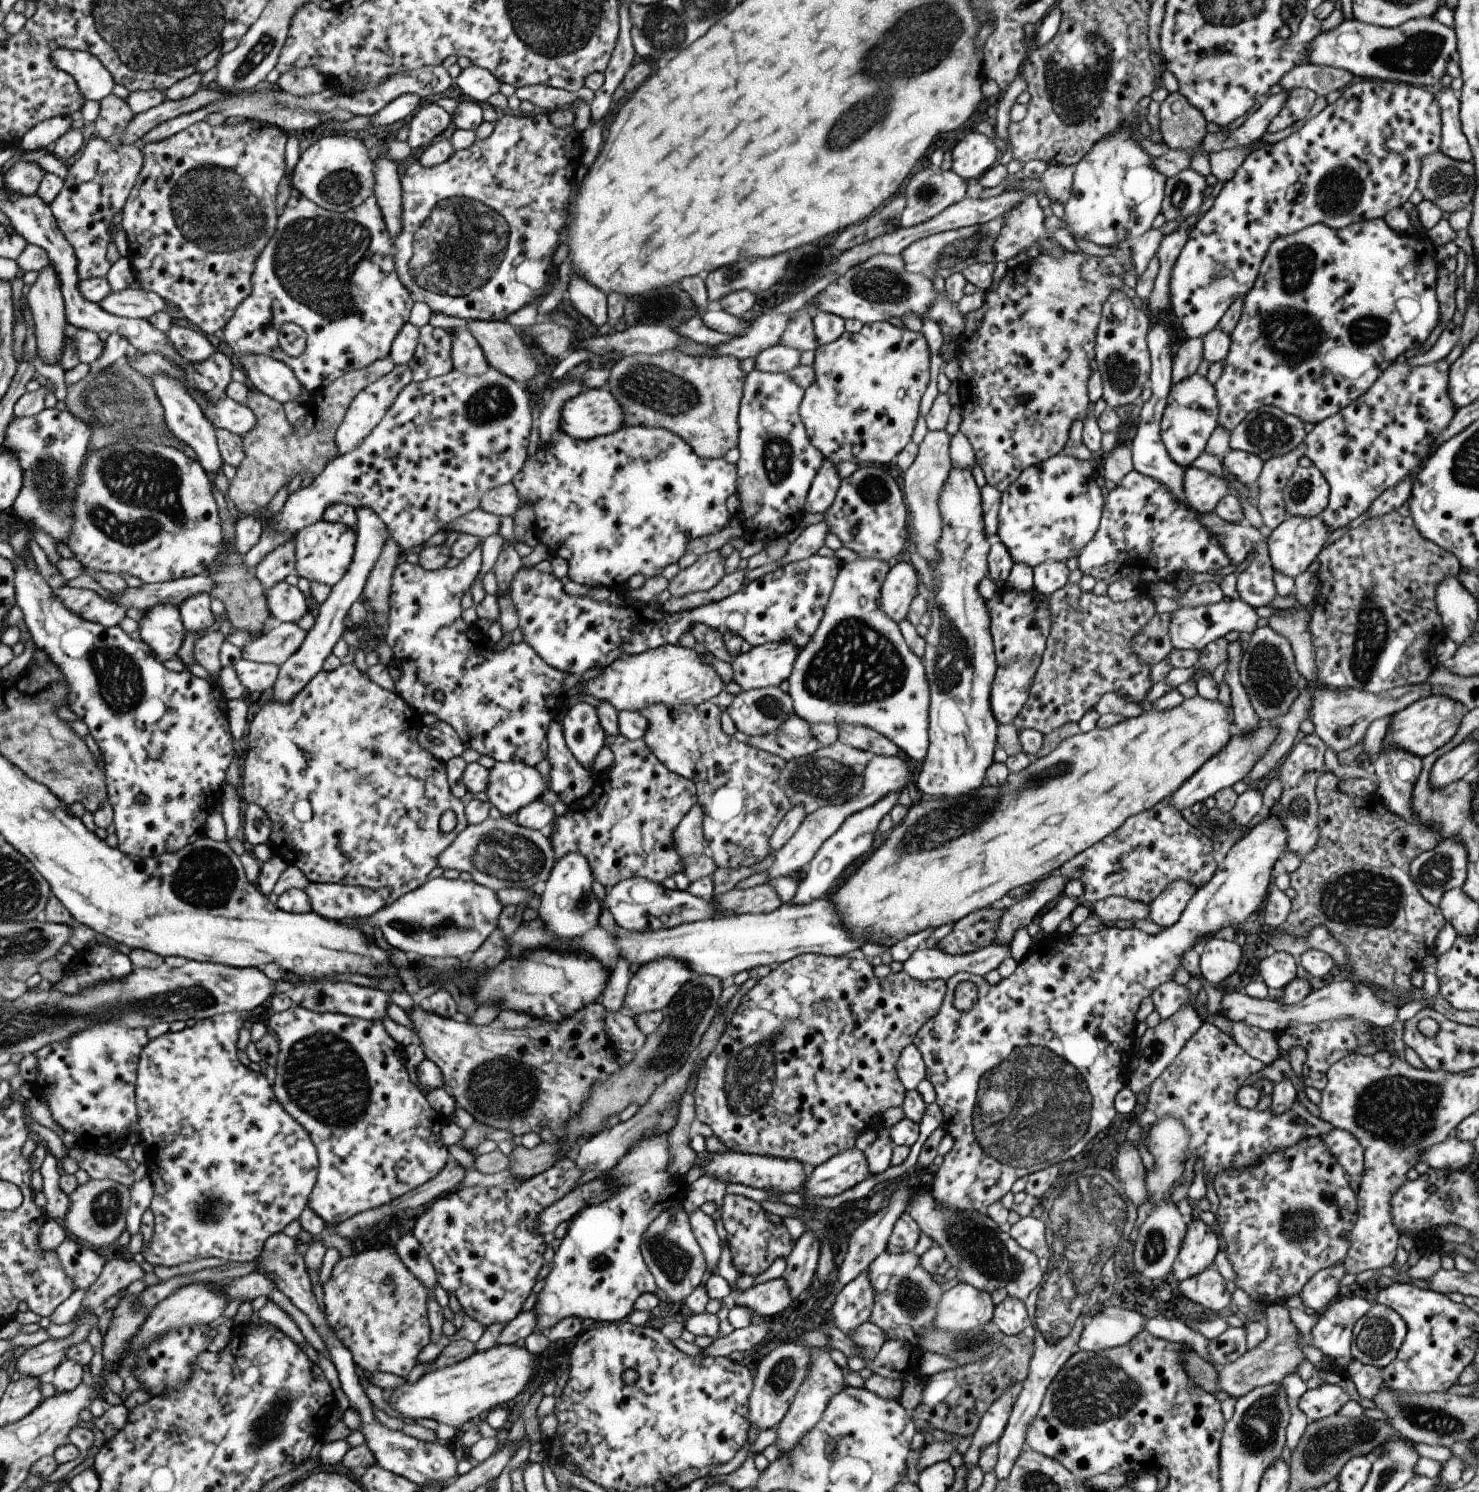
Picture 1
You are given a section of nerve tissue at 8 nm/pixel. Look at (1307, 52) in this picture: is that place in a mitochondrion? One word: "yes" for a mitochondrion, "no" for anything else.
no

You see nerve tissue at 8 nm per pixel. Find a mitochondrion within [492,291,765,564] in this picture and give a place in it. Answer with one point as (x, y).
(649, 386)

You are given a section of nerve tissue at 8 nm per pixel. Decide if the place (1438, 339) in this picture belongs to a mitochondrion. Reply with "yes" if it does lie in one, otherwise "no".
no

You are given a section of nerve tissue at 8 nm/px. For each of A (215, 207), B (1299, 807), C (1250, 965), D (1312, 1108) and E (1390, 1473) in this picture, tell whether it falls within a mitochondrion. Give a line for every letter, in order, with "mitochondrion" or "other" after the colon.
A: mitochondrion
B: mitochondrion
C: other
D: other
E: mitochondrion

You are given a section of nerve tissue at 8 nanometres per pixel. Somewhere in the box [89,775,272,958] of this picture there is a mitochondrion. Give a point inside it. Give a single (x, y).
(205, 880)

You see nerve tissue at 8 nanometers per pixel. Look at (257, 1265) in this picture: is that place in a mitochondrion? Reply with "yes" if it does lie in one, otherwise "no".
no

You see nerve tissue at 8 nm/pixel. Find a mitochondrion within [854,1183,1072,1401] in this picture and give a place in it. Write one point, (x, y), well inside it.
(976, 1242)

